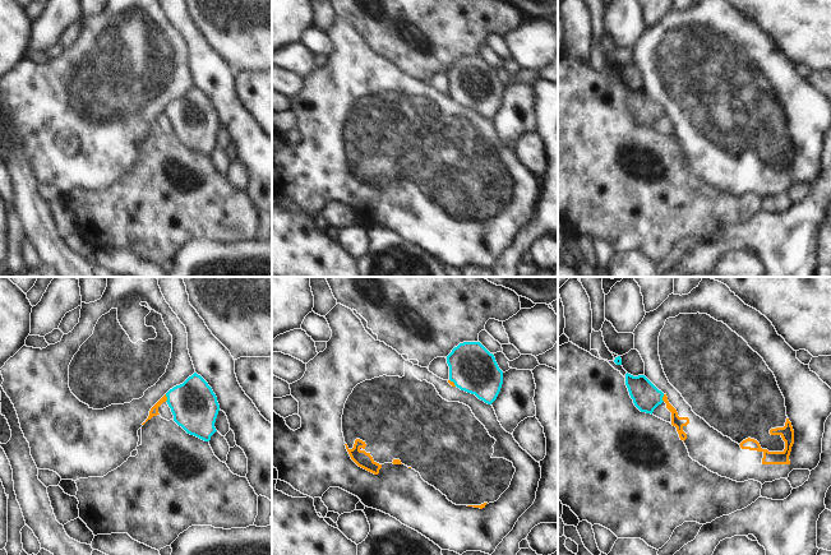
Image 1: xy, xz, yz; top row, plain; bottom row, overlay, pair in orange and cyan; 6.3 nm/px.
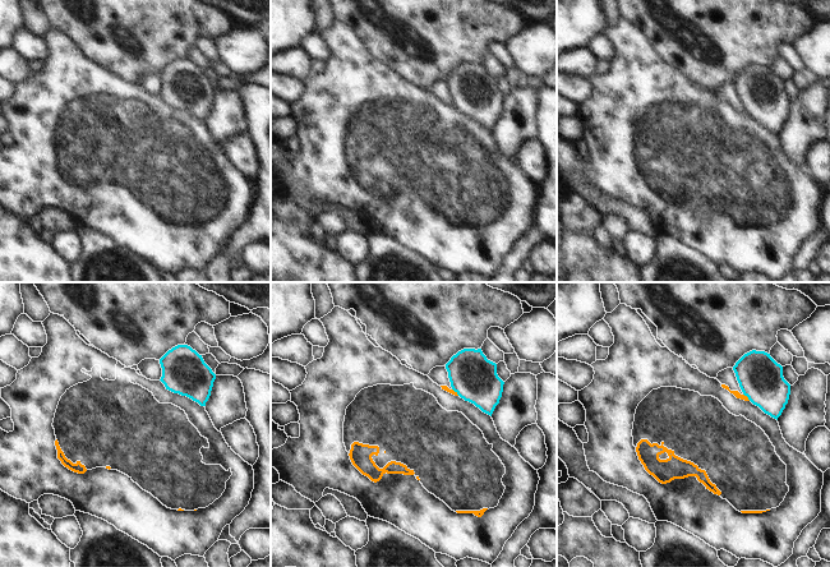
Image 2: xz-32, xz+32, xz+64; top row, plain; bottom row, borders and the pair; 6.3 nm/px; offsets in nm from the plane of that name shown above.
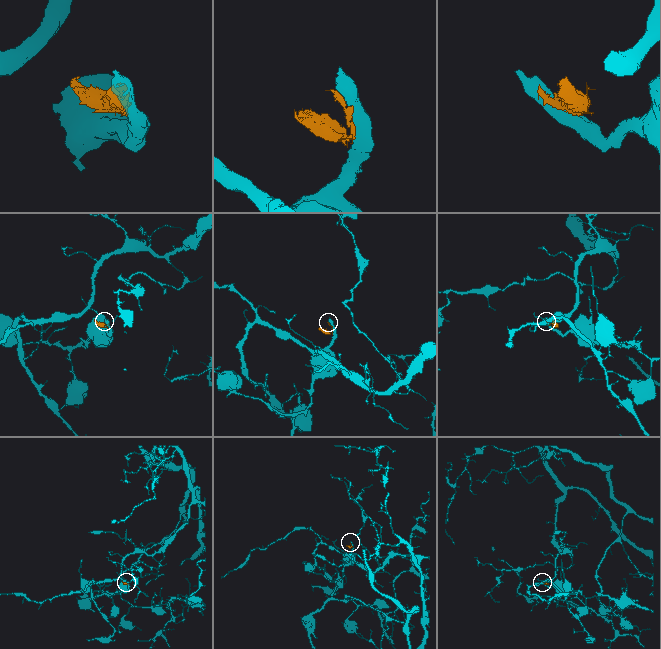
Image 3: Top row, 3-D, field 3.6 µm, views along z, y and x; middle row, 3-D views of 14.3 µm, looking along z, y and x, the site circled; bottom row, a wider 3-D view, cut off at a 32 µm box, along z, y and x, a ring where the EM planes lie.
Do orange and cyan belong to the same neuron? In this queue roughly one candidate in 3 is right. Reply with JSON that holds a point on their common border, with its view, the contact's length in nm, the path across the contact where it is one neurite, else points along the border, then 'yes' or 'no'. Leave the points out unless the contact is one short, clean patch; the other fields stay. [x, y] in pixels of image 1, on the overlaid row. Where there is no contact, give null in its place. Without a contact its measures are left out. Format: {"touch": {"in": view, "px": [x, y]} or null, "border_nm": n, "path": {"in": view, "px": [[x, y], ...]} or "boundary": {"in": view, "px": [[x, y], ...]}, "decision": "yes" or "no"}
{"touch": {"in": "xy", "px": [166, 398]}, "border_nm": 50, "boundary": {"in": "xy", "px": [[165, 394], [166, 401]]}, "decision": "no"}

